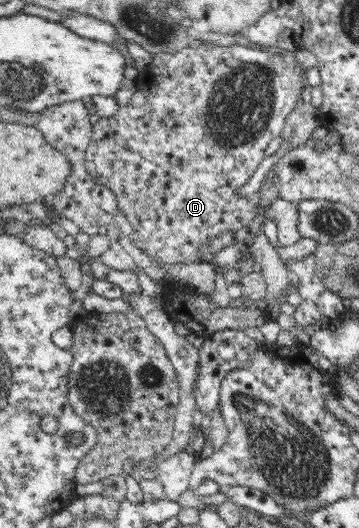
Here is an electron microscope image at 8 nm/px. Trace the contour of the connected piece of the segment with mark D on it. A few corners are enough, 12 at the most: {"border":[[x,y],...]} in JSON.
{"border":[[292,51],[158,53],[90,177],[150,259],[209,262],[310,84]]}

